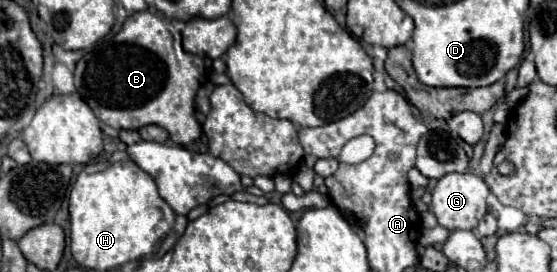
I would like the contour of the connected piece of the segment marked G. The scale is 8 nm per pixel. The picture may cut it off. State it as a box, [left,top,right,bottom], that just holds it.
[432,173,488,231]

